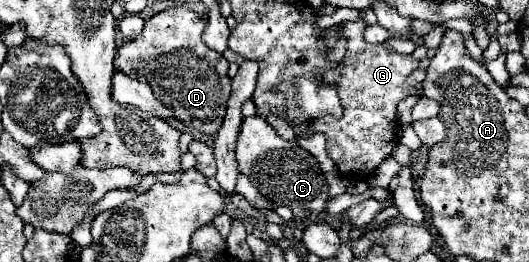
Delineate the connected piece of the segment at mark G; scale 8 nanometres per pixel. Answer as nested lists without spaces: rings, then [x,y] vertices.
[[[363,18],[355,22],[343,22],[339,28],[327,30],[321,40],[327,48],[333,48],[339,40],[347,42],[343,62],[323,74],[325,84],[335,84],[343,116],[335,118],[325,114],[309,124],[309,132],[321,132],[327,138],[327,154],[339,168],[339,172],[349,180],[367,180],[381,162],[385,162],[399,142],[399,122],[397,104],[415,94],[415,88],[407,84],[409,74],[419,66],[413,54],[401,54],[387,48],[385,42],[369,44],[363,38],[367,22]]]

